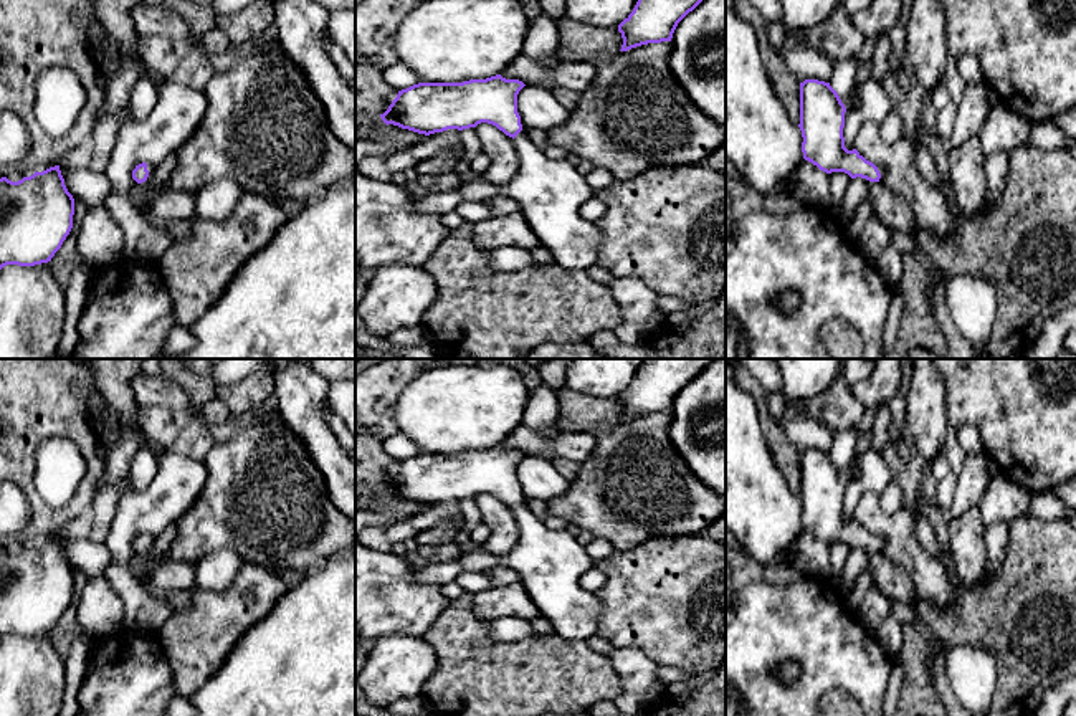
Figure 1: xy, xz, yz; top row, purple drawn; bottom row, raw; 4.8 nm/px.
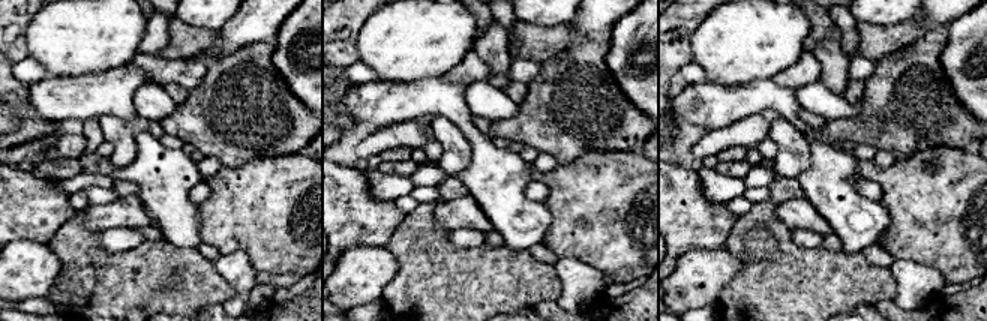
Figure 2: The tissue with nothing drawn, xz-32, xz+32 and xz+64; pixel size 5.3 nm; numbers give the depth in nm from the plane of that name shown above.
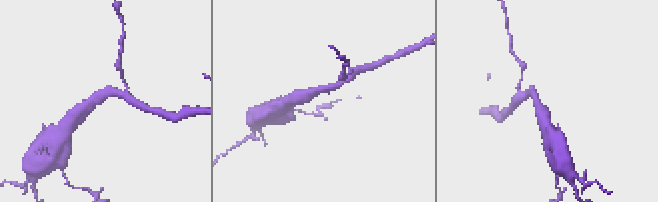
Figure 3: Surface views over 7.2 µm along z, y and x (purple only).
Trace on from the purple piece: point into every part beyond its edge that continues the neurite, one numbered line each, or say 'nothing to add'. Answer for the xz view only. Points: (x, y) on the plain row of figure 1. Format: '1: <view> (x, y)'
1: xz (549, 564)

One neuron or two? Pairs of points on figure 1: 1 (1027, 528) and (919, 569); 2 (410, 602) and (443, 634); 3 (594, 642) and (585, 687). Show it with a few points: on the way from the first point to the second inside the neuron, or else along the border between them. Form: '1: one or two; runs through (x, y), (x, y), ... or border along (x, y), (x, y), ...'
1: two; border along (937, 559), (954, 591), (954, 597)
2: two; border along (452, 601), (423, 637)
3: two; border along (584, 640), (592, 650), (607, 657)

